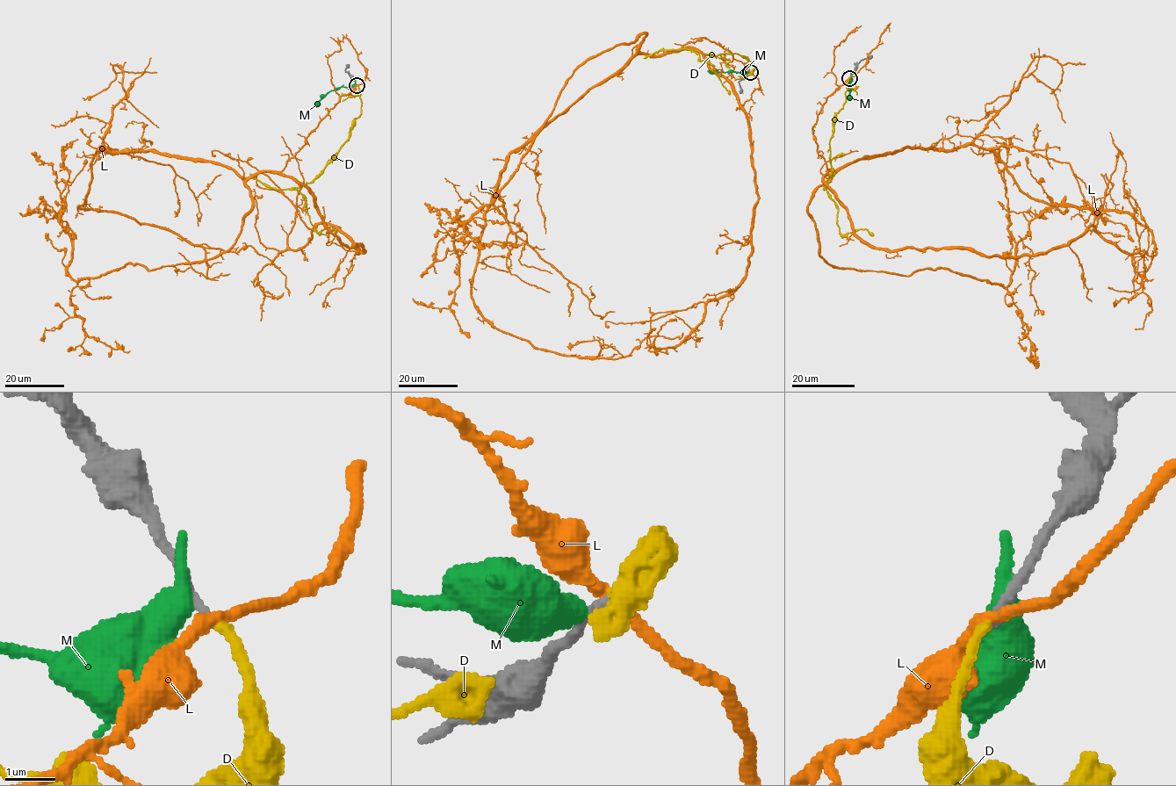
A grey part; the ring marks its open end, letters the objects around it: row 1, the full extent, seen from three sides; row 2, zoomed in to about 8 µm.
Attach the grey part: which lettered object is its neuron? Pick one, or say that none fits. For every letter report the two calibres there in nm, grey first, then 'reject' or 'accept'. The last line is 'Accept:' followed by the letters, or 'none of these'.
D: calibres 150 and 200 nm; accept
L: calibres 160 and 240 nm; reject
M: calibres 240 and 550 nm; reject
Accept: D

